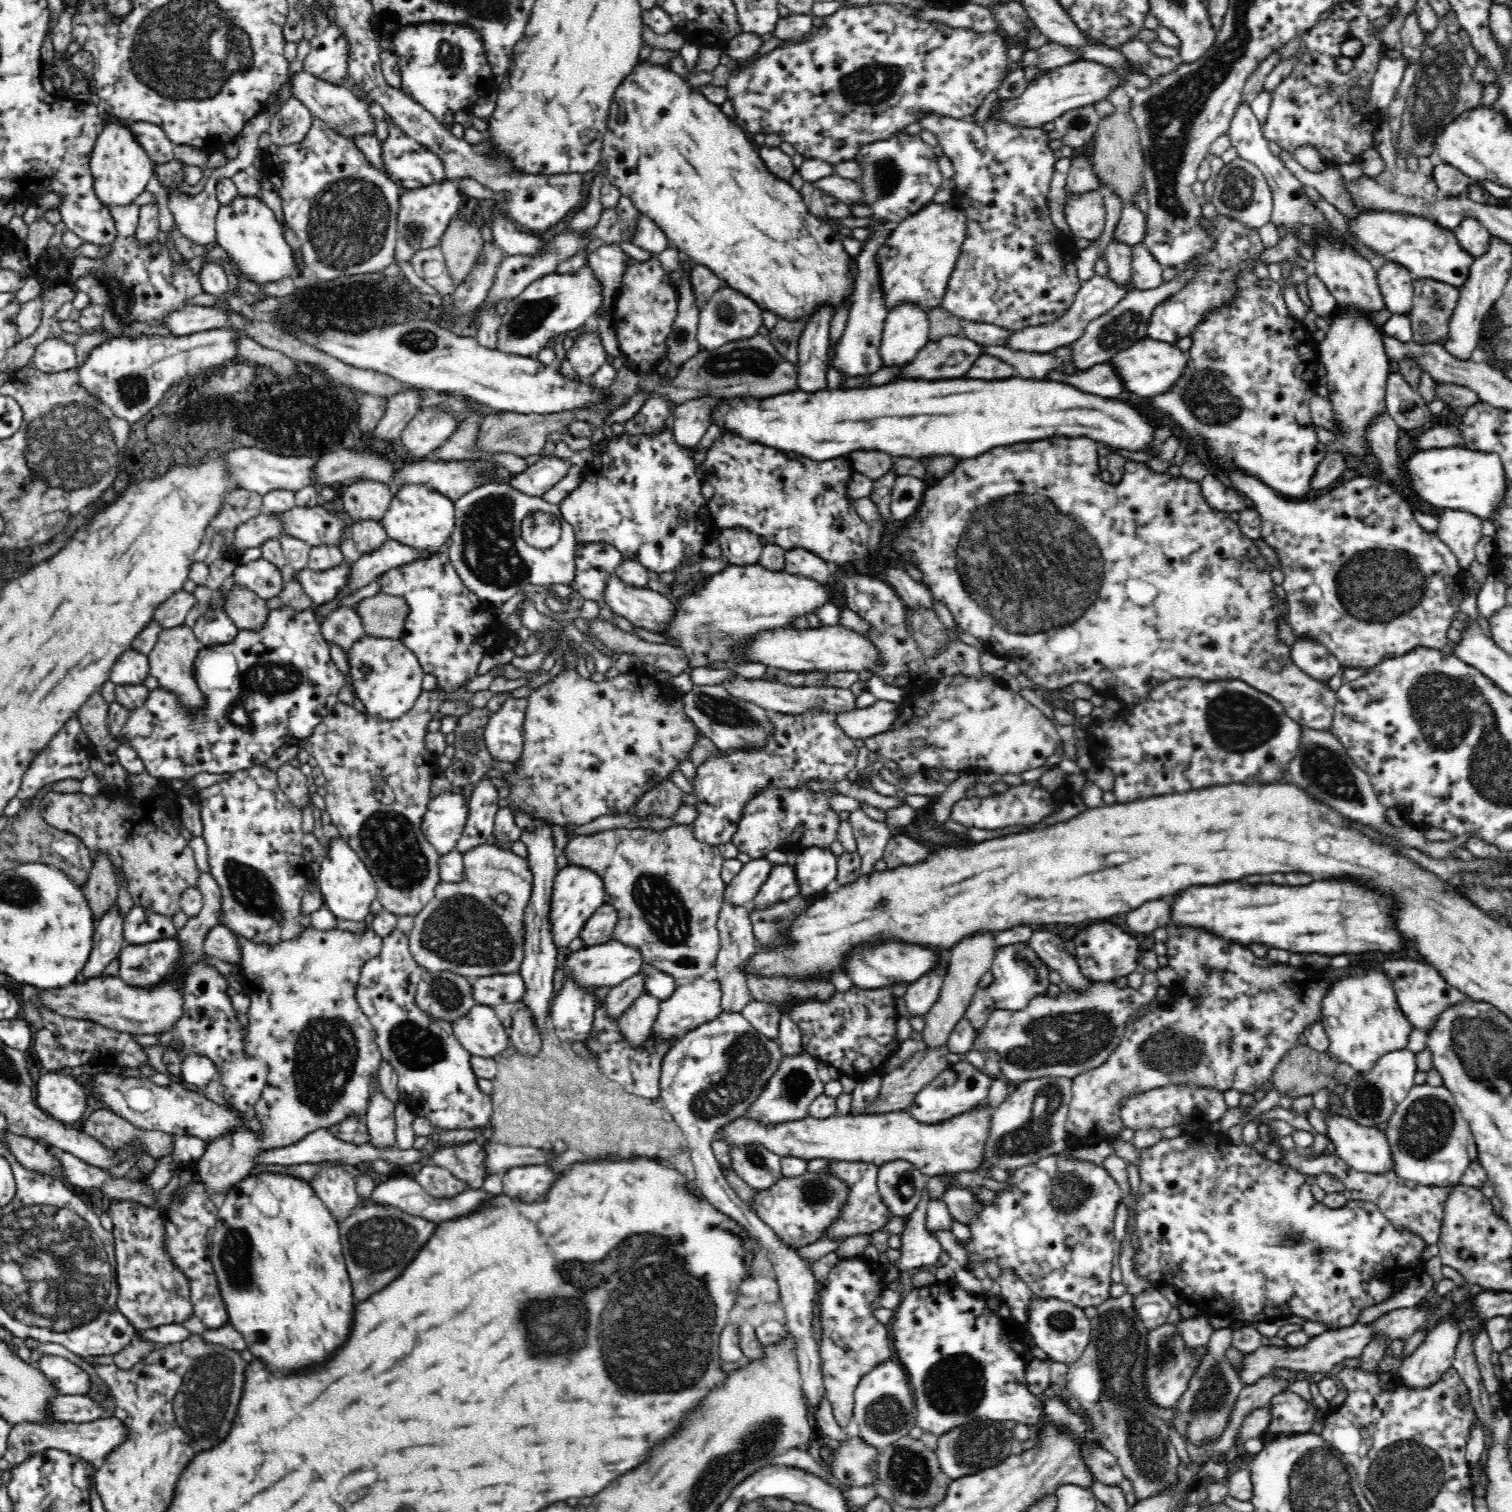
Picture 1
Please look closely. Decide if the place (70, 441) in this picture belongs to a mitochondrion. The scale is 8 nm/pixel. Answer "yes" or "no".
yes

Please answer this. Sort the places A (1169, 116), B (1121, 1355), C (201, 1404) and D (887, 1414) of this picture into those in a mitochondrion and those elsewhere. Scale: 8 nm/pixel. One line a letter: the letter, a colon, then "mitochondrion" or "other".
A: mitochondrion
B: mitochondrion
C: mitochondrion
D: mitochondrion

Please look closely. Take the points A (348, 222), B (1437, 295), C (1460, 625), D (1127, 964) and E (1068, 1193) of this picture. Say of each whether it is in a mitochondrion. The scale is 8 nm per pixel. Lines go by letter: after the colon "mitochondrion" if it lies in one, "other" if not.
A: mitochondrion
B: mitochondrion
C: other
D: other
E: mitochondrion

